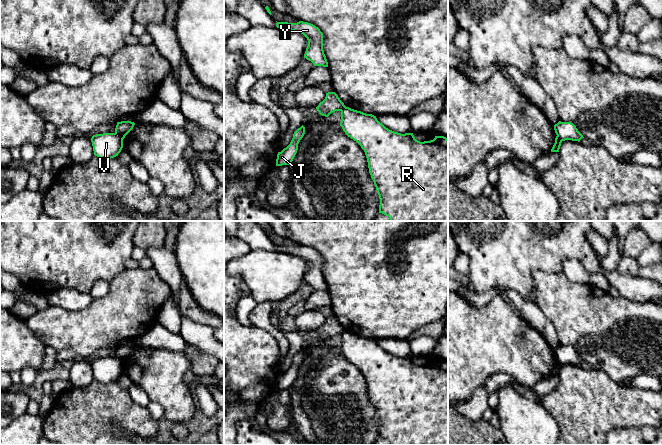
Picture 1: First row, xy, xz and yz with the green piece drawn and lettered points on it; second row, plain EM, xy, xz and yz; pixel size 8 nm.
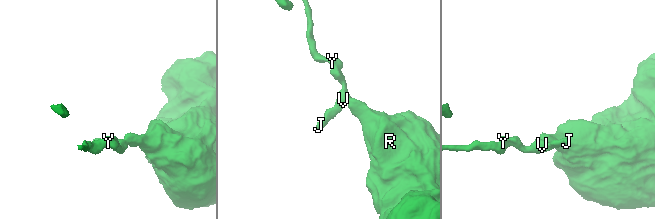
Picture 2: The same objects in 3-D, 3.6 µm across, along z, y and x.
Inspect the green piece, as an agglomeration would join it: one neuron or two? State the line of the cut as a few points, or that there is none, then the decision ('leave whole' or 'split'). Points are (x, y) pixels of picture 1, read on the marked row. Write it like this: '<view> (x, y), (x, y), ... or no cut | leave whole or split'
xy (115, 132), (122, 140) | split

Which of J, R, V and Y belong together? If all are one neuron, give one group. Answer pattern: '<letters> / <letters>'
J V Y / R

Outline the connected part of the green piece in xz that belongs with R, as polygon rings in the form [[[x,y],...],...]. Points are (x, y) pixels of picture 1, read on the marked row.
[[[346,106],[341,110],[340,126],[345,134],[356,141],[365,152],[369,173],[380,199],[379,213],[388,216],[390,221],[448,221],[448,139],[446,137],[435,136],[433,140],[420,142],[415,139],[413,133],[401,134],[389,130],[377,120],[376,116]]]

